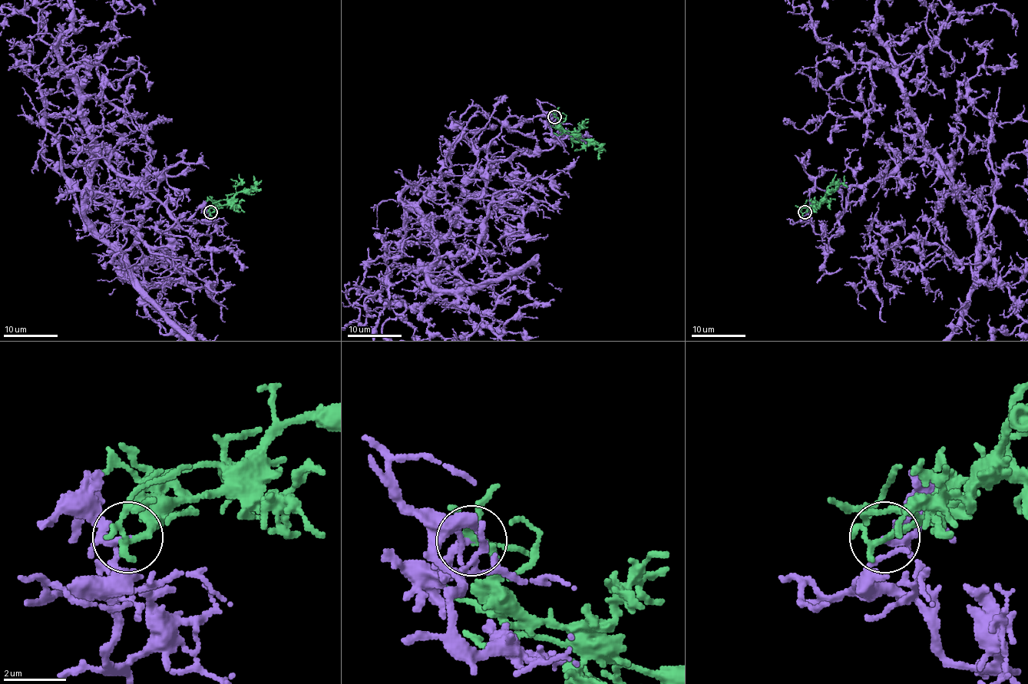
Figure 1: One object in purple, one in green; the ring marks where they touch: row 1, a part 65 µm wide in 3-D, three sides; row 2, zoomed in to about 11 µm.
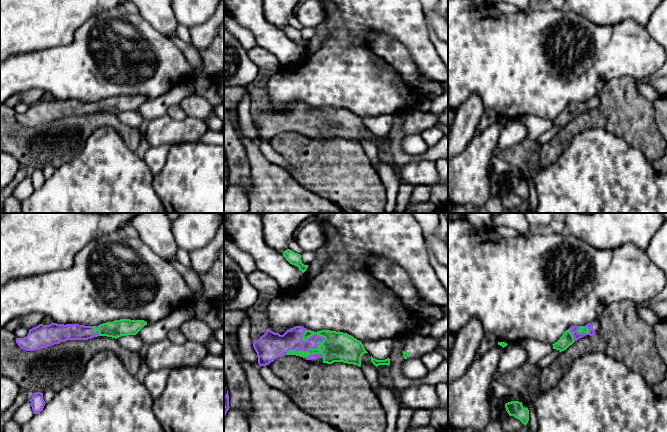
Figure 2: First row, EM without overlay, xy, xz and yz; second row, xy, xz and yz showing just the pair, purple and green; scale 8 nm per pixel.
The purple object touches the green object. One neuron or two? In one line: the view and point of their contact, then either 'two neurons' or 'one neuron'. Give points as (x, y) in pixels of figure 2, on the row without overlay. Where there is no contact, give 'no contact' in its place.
meets purple in xz at (306, 126); one neuron

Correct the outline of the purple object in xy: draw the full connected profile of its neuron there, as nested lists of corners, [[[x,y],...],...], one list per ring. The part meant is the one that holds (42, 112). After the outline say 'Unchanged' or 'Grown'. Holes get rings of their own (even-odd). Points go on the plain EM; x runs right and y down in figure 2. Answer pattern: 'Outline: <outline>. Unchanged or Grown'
Outline: [[[120,95],[106,98],[98,102],[84,102],[79,100],[39,100],[29,106],[24,114],[17,114],[18,122],[26,127],[35,127],[65,118],[67,116],[88,116],[98,112],[119,114],[121,112],[136,111],[147,98],[144,96]]]. Grown

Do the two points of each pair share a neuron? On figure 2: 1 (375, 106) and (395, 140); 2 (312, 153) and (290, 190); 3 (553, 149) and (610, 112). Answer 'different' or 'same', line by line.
1: different
2: different
3: same

